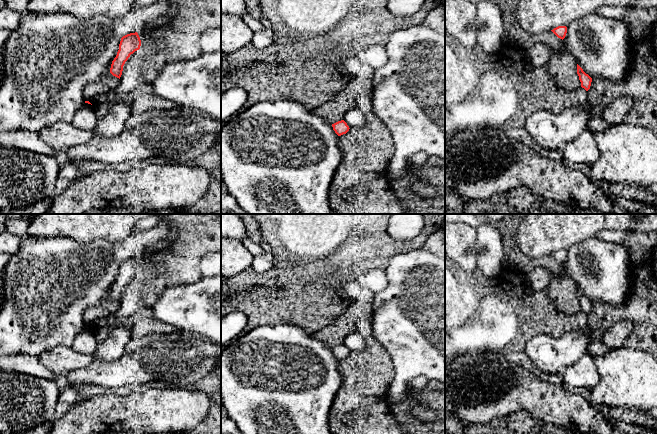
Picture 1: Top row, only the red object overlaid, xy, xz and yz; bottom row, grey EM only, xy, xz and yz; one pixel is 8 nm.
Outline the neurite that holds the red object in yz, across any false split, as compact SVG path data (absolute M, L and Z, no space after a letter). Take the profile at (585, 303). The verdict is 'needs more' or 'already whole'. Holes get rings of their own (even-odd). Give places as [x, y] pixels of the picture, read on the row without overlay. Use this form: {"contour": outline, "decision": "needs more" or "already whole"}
{"contour": "M577 288L577 298L581 306L581 311L584 312L586 315L588 315L591 310L592 302L588 298L586 298L578 288Z", "decision": "already whole"}

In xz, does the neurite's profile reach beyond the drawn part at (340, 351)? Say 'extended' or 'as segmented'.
as segmented

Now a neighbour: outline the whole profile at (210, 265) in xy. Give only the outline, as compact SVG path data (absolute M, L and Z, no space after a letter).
M211 252L203 256L199 270L203 278L221 275L221 252Z

